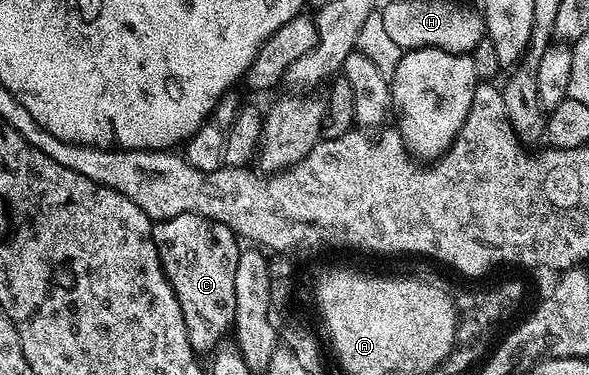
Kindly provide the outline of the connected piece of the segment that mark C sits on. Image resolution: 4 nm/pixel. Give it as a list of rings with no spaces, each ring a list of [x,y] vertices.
[[[185,212],[157,221],[154,241],[164,274],[180,302],[180,314],[184,314],[184,326],[188,326],[190,345],[195,353],[213,353],[218,341],[234,326],[239,237],[218,220],[209,220],[199,212]]]

